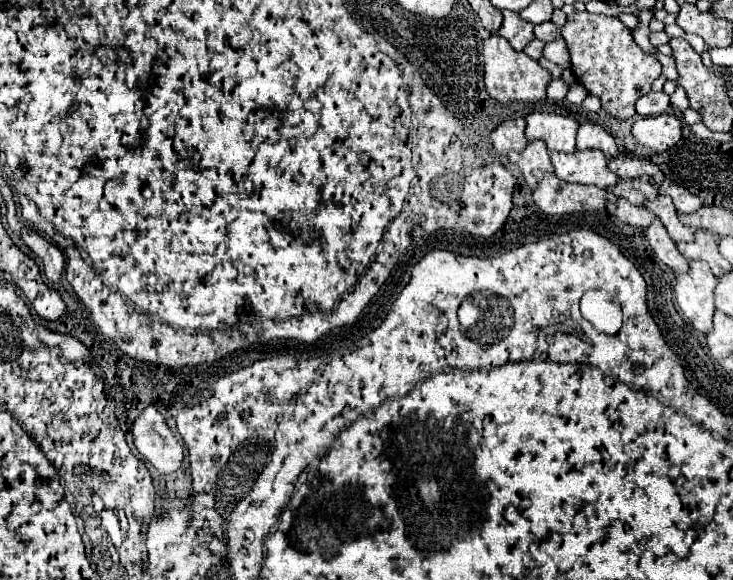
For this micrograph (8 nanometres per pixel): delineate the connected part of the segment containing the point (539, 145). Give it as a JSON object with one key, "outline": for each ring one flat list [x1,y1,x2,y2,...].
{"outline":[[534,139,528,141,528,145,524,147,524,151,520,153,520,163,518,163,526,183,530,189,534,189,538,185,538,179,534,175,534,171,554,171,550,157,548,157,548,149,546,143,542,143,542,139]]}

